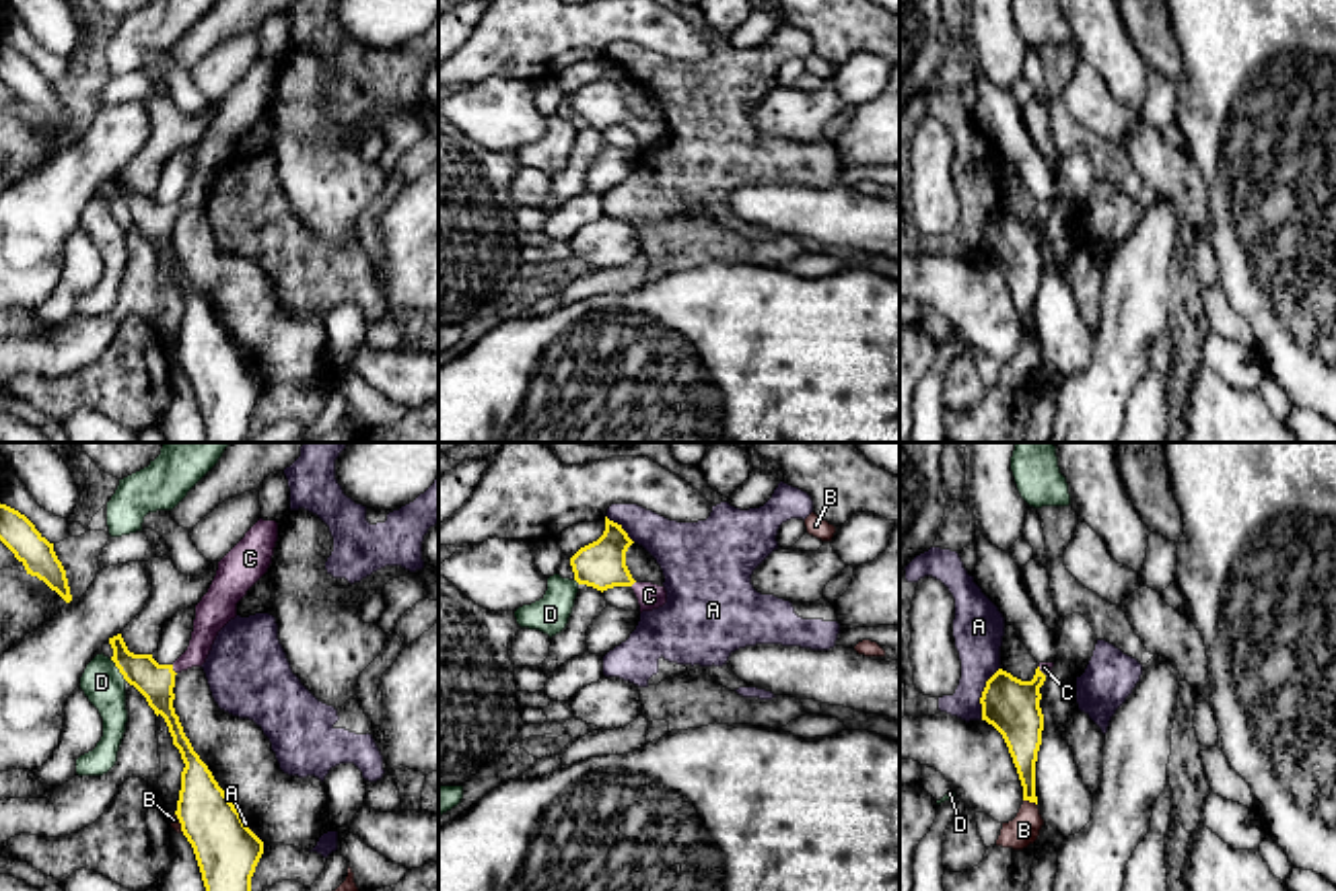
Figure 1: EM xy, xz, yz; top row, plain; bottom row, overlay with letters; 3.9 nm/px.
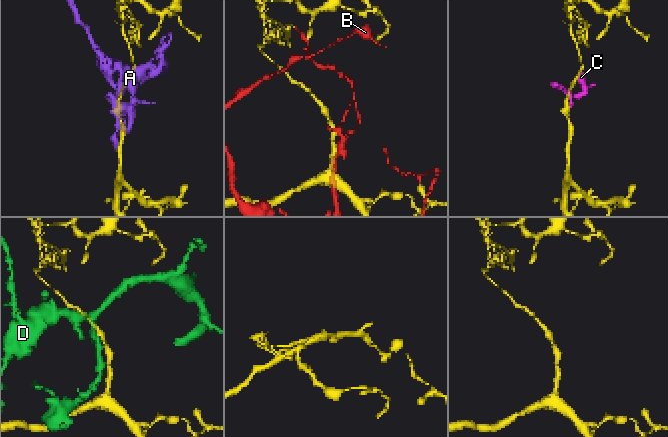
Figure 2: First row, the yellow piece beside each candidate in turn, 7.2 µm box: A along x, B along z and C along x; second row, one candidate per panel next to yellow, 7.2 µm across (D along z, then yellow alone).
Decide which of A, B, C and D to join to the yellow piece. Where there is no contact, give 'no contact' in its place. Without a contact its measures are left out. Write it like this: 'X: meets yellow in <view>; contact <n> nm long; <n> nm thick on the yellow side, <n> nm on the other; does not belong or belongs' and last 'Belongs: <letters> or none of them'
A: meets yellow in yz; contact 220 nm long; 220 nm thick on the yellow side, 200 nm on the other; does not belong
B: meets yellow in yz; contact 60 nm long; 140 nm thick on the yellow side, 120 nm on the other; does not belong
C: meets yellow in xy; contact 40 nm long; 150 nm thick on the yellow side, 110 nm on the other; belongs
D: meets yellow in xy; contact 110 nm long; 150 nm thick on the yellow side, 160 nm on the other; does not belong
Belongs: C

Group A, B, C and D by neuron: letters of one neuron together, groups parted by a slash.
A / B / C / D

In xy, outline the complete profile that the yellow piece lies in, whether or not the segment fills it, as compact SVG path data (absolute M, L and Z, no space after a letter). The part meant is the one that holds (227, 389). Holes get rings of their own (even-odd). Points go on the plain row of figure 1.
M259 58L218 101L208 132L196 144L189 185L173 204L159 204L152 193L130 191L121 173L109 177L111 200L124 218L146 237L154 253L165 257L185 302L175 354L194 387L206 442L249 440L251 416L263 393L263 381L245 364L185 276L173 247L175 214L206 202L218 171L237 156L237 142L268 111L276 80L278 62Z

